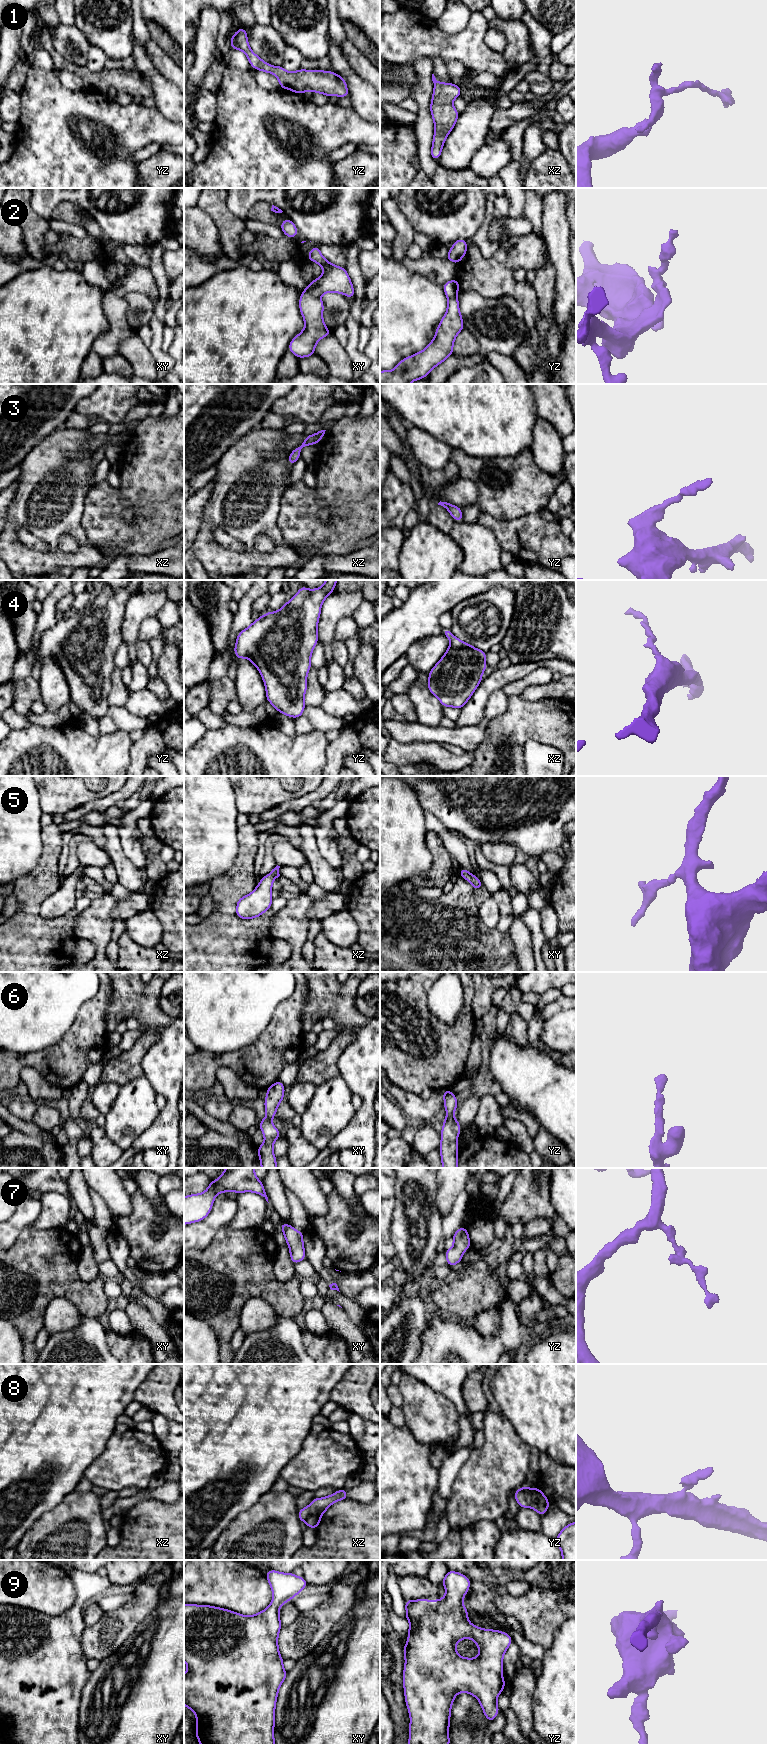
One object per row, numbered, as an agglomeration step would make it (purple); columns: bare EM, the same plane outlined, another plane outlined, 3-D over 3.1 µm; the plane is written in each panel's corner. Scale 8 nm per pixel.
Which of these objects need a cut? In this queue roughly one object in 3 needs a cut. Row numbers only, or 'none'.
2, 8

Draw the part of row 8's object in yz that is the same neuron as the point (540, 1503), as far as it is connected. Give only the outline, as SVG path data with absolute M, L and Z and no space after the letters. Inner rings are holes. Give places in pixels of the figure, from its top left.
M538 1488L531 1489L531 1508L533 1508L541 1517L545 1515L550 1505L549 1500L544 1493Z

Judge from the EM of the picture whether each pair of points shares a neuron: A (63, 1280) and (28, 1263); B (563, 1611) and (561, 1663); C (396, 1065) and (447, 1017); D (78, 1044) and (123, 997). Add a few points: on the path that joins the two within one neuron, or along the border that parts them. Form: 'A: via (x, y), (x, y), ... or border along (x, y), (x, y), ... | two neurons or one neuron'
A: via (54, 1274), (46, 1267), (37, 1267) | one neuron
B: border along (565, 1620), (554, 1634), (552, 1643) | two neurons
C: border along (427, 1004), (437, 1018), (449, 1025), (462, 1009) | two neurons
D: border along (112, 992), (106, 1010), (107, 1032) | two neurons

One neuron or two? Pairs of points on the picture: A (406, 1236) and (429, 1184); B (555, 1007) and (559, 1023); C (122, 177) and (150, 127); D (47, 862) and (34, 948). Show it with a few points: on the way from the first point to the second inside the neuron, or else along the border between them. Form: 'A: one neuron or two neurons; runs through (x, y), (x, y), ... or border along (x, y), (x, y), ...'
A: one neuron; runs through (405, 1218), (412, 1181)
B: two neurons; border along (565, 1009), (556, 1012), (546, 1020)
C: one neuron; runs through (122, 165), (122, 155), (138, 139)
D: one neuron; runs through (31, 883), (31, 927)

